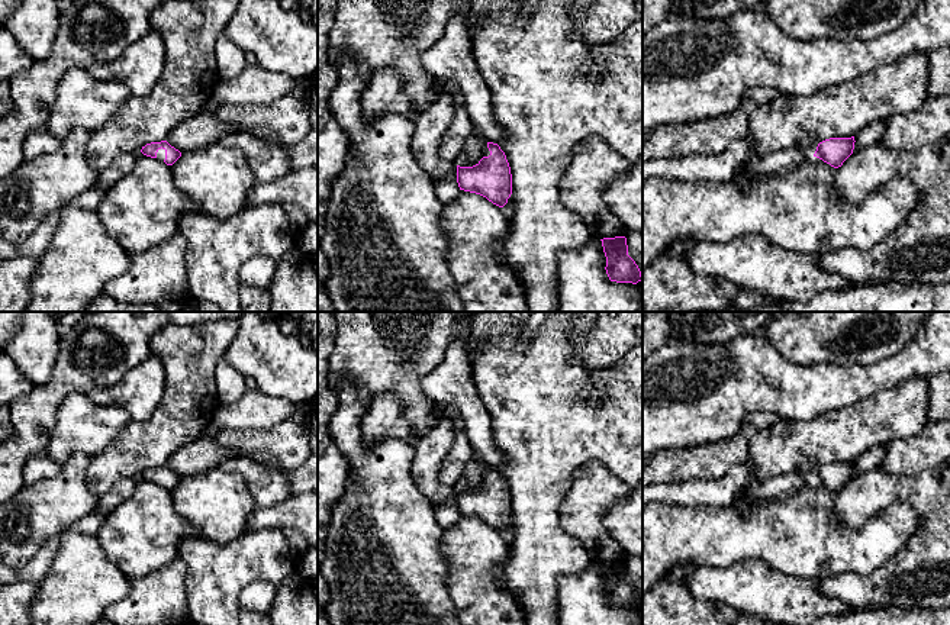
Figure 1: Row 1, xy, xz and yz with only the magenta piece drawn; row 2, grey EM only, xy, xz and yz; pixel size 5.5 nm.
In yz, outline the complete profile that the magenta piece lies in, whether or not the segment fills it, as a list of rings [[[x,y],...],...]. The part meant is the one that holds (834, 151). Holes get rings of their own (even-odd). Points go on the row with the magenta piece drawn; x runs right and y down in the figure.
[[[854,136],[825,139],[818,144],[814,157],[822,160],[834,168],[838,168],[853,154],[854,142]]]

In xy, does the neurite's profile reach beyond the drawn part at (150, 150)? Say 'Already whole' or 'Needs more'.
Needs more

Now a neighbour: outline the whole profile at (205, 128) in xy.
[[[200,112],[177,125],[165,141],[184,154],[209,145],[235,131],[239,131],[238,126],[223,122],[216,112]]]

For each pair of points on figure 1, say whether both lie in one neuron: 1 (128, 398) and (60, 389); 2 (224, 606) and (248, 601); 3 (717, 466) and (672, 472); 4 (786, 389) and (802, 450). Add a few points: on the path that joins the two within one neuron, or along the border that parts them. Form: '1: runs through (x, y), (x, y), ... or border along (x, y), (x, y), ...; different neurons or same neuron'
1: border along (121, 379), (112, 386), (94, 389), (89, 395); different neurons
2: border along (266, 582), (251, 582), (240, 595), (240, 608); different neurons
3: runs through (705, 466), (683, 466); same neuron
4: border along (828, 411), (810, 419), (785, 419); different neurons

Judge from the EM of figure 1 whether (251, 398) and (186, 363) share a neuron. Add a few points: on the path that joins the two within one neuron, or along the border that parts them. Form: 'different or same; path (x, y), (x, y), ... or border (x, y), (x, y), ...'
different; border (222, 356), (215, 367), (219, 403), (216, 411)

